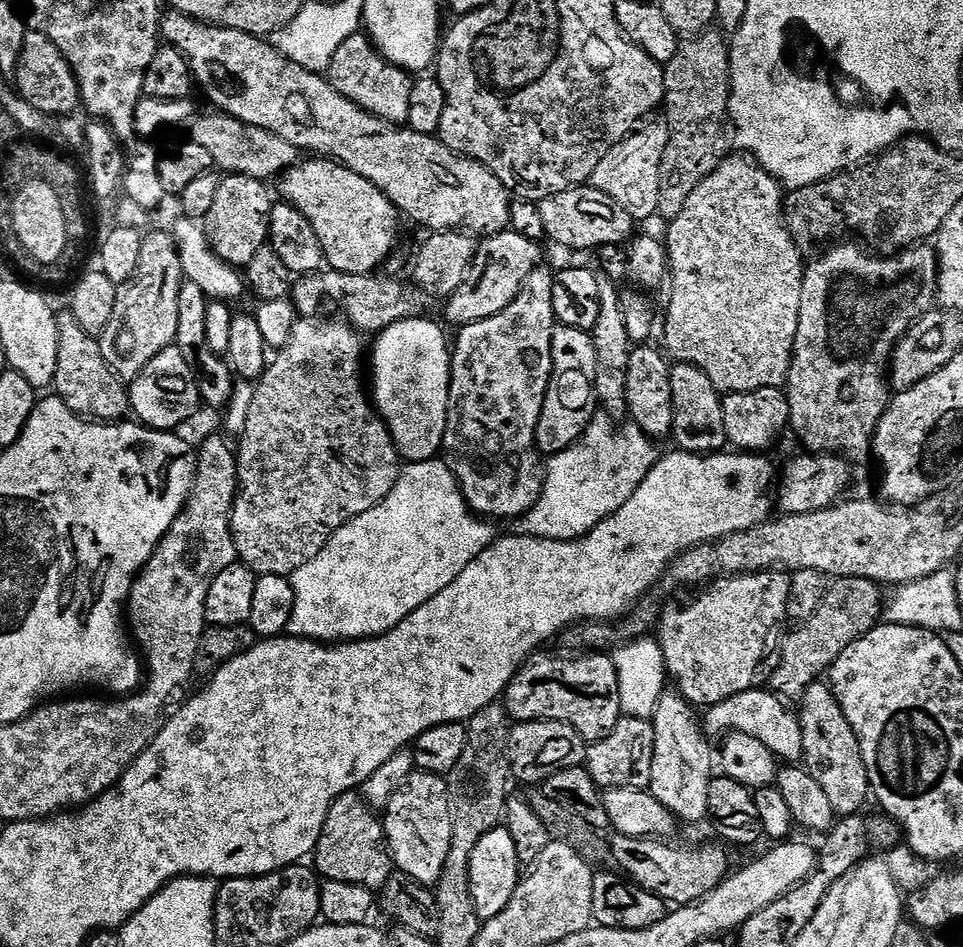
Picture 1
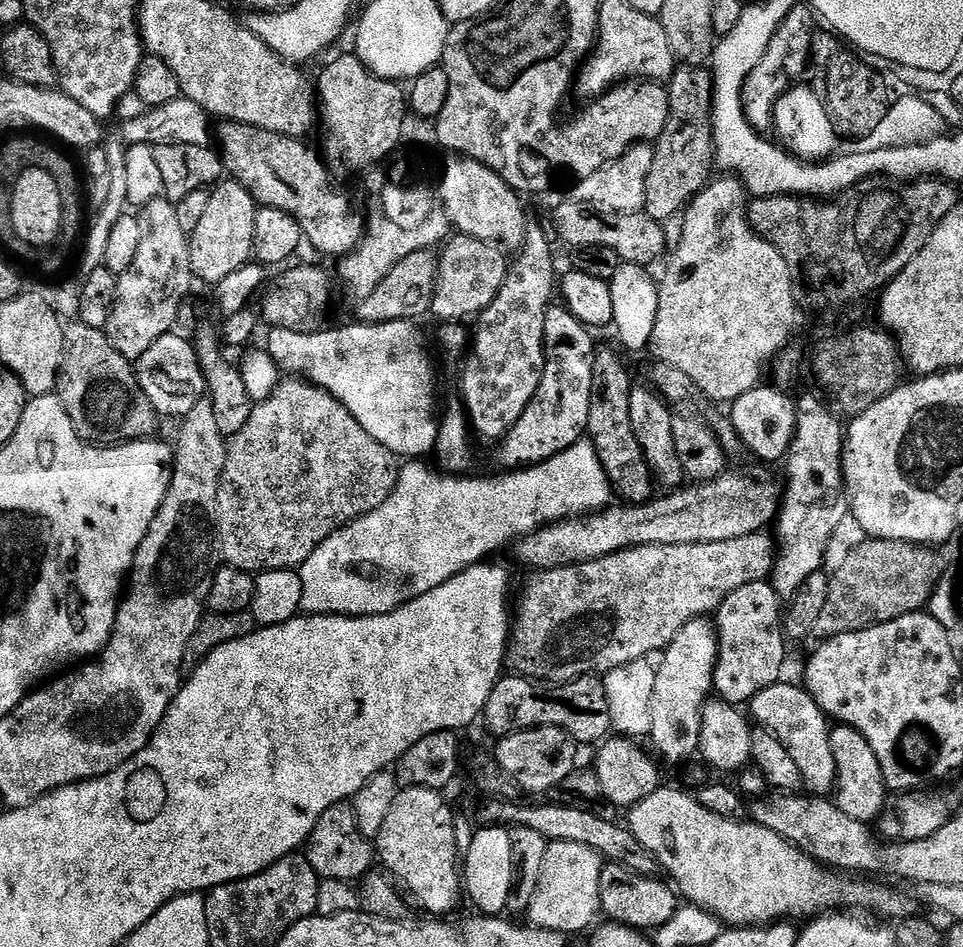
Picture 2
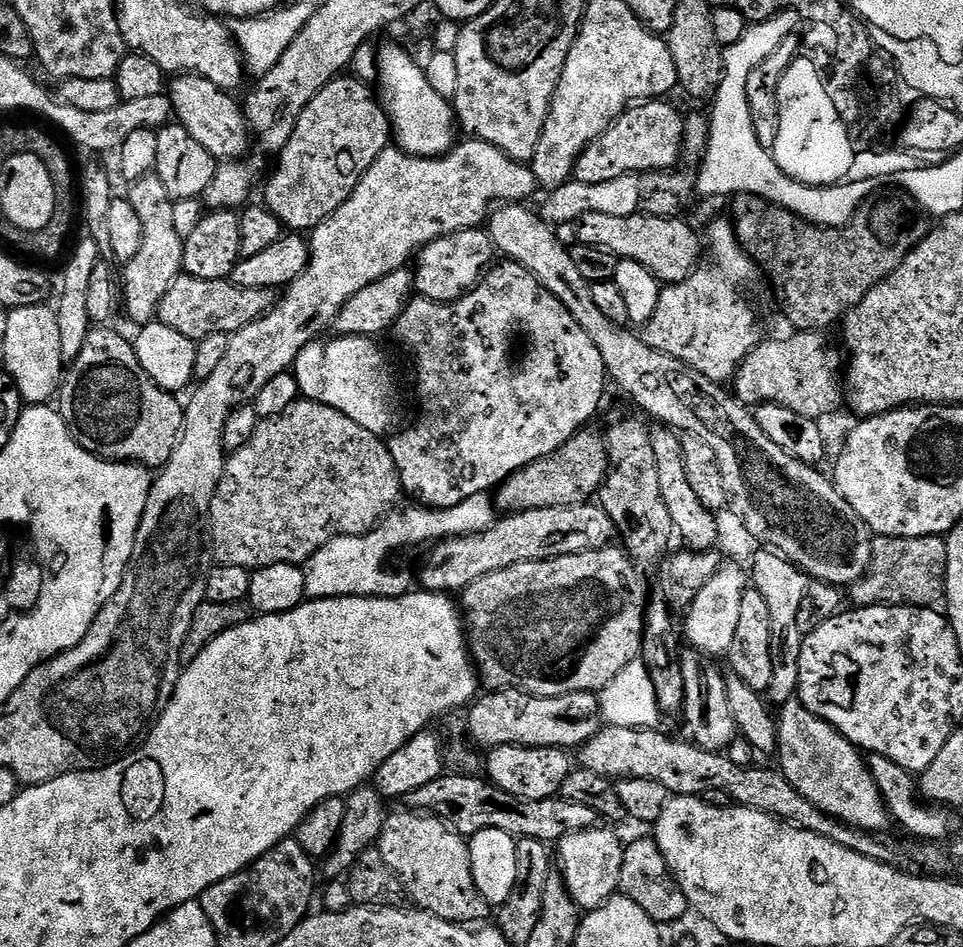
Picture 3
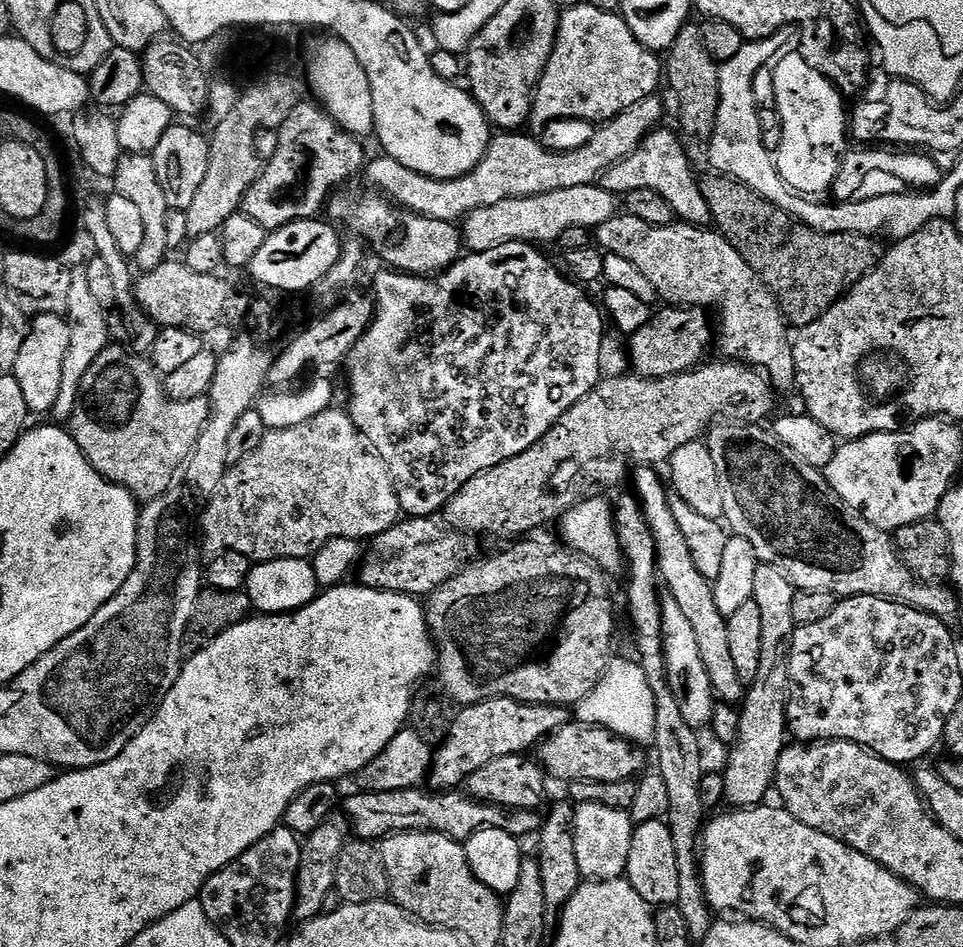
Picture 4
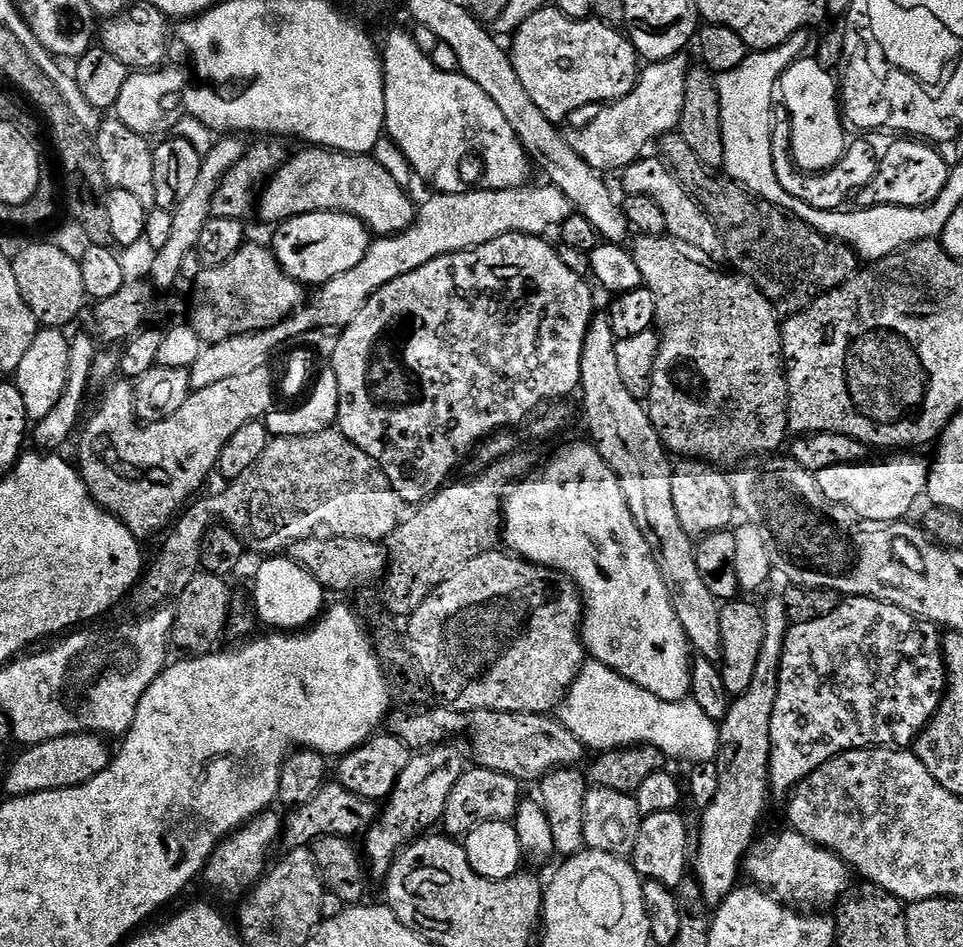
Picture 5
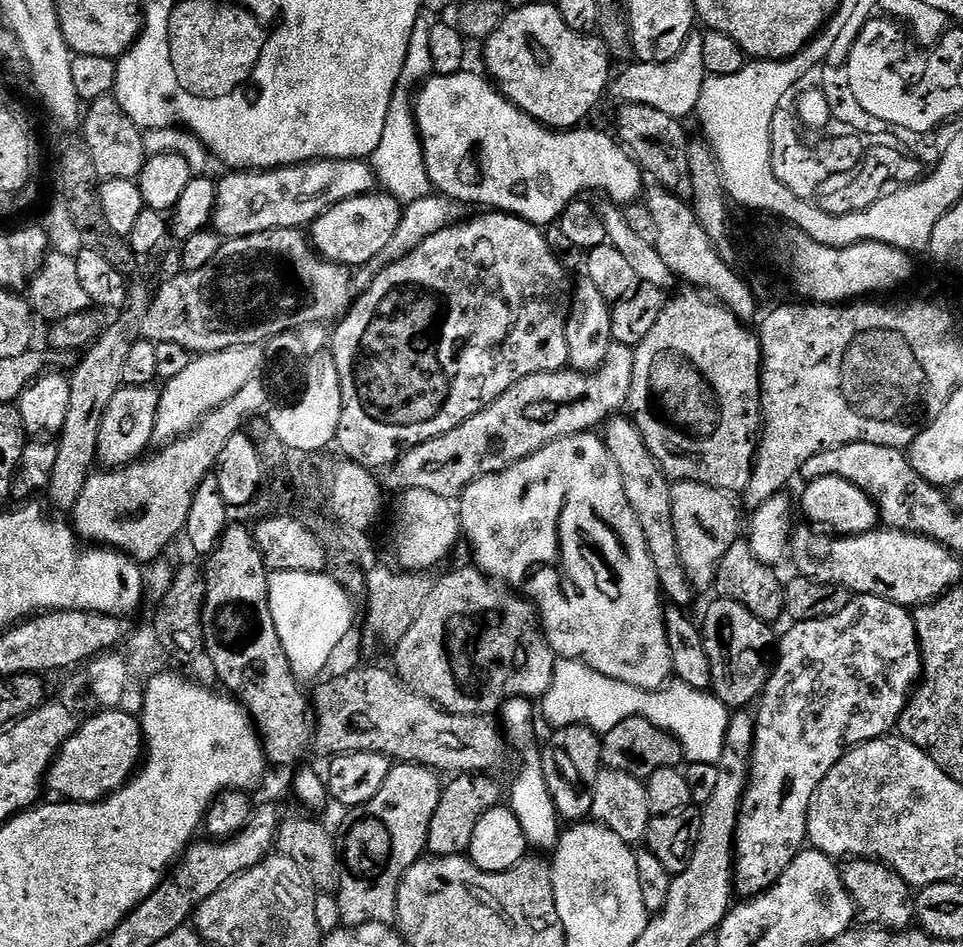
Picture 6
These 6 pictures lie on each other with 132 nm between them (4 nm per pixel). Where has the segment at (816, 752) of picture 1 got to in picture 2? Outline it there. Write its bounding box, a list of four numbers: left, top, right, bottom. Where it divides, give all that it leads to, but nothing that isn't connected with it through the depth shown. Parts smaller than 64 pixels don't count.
[828,723,890,824]

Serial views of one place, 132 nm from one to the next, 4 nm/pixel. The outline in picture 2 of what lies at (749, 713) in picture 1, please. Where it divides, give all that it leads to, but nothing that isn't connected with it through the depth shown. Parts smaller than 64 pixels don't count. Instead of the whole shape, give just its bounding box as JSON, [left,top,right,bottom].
[750,682,836,797]

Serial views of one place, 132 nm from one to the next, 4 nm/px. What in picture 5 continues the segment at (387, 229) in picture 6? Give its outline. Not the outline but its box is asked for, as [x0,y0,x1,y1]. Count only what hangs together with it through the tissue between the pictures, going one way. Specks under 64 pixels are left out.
[270,212,372,286]

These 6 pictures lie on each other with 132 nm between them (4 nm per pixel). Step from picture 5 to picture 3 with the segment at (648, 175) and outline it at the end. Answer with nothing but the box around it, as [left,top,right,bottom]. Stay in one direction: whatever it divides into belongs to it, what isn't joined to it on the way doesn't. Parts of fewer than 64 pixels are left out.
[574,99,685,184]

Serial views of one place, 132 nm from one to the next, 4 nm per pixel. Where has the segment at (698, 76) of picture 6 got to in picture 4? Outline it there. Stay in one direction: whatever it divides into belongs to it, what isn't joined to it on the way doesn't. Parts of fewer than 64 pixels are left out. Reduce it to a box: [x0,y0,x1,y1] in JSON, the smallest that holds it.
[366,95,664,222]

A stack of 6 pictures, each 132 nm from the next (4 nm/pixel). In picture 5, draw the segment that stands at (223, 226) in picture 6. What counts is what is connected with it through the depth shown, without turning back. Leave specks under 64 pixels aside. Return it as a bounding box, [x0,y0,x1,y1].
[258,146,418,238]

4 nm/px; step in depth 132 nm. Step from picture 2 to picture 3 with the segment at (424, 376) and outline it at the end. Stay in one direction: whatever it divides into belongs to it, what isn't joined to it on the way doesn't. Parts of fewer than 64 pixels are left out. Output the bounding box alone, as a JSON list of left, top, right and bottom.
[294,336,394,434]

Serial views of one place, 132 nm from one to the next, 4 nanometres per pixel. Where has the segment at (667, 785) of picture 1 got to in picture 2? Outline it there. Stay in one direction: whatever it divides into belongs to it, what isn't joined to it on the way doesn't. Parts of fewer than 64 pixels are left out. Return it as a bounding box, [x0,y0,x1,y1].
[650,618,719,764]

